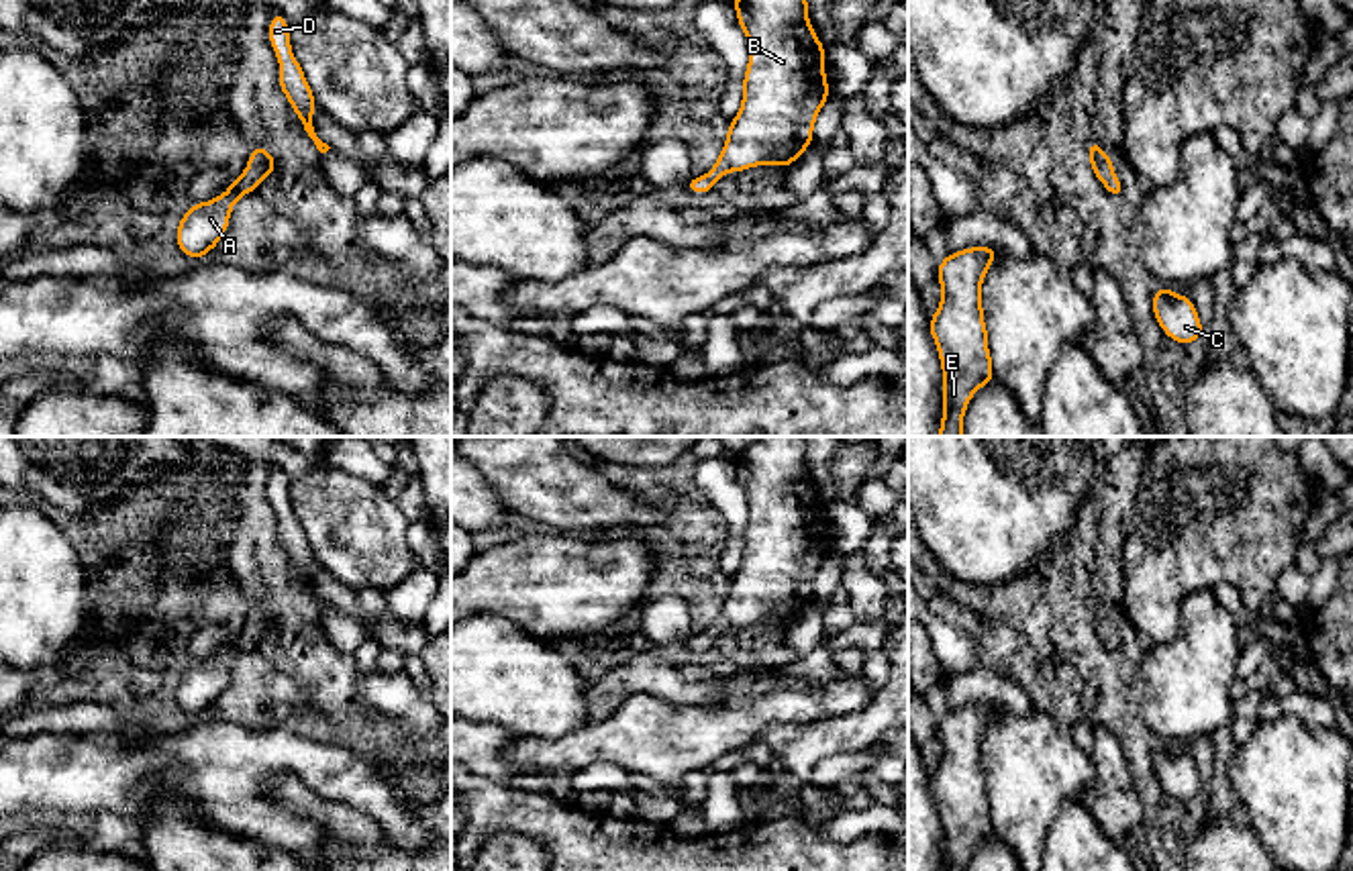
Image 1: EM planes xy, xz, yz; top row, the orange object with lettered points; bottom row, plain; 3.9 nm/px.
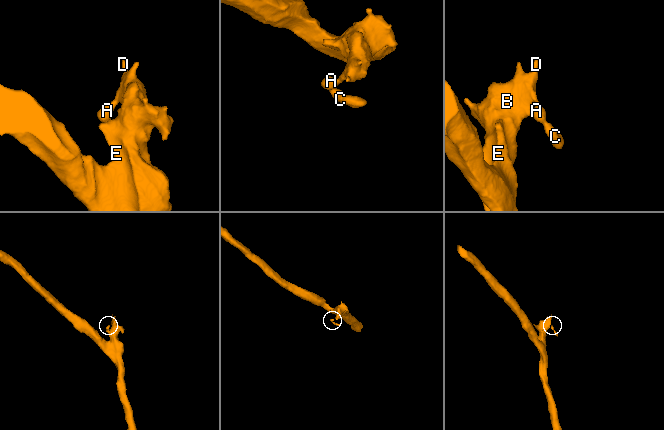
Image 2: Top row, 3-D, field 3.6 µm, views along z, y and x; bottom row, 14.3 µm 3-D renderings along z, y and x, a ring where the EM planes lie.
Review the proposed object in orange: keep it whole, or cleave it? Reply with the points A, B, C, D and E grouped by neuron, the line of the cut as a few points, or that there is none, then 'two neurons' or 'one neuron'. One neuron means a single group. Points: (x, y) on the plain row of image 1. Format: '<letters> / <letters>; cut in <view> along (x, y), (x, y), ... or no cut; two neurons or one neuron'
A B C D E; no cut; one neuron

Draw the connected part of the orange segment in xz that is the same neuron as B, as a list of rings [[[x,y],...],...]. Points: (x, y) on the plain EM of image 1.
[[[759,437],[753,445],[735,453],[733,461],[749,502],[743,559],[729,581],[726,600],[714,624],[686,641],[696,651],[712,649],[712,641],[731,628],[765,620],[782,624],[794,620],[812,602],[814,577],[829,555],[824,502],[808,477],[804,437]]]

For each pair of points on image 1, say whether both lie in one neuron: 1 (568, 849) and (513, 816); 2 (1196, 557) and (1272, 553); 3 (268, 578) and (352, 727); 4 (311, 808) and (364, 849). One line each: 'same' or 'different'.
1: same
2: same
3: same
4: same

